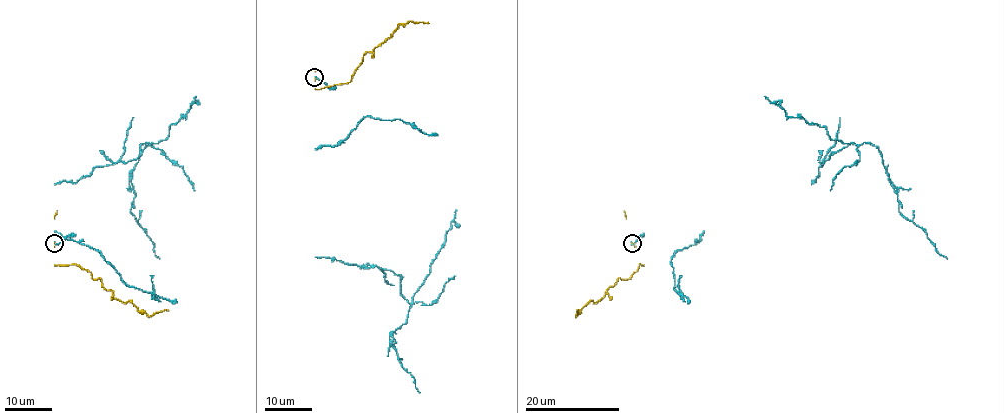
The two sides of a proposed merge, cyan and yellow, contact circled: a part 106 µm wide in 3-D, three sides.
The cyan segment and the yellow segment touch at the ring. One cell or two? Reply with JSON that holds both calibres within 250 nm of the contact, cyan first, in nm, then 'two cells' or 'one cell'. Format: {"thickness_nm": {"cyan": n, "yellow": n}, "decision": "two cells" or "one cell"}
{"thickness_nm": {"cyan": 240, "yellow": 110}, "decision": "two cells"}

